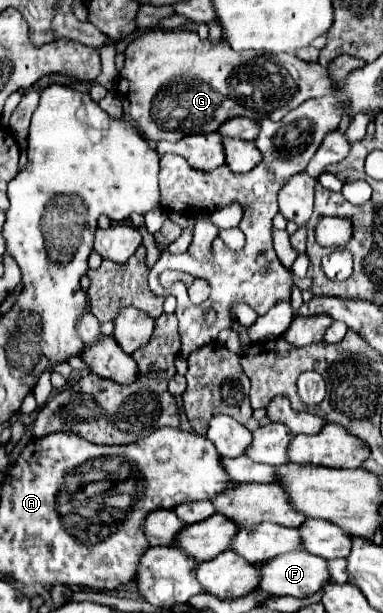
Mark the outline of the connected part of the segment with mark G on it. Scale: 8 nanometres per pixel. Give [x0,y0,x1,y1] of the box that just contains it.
[117,30,337,142]

